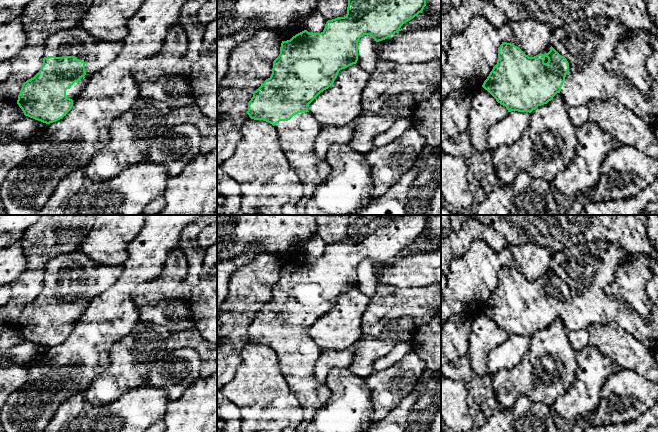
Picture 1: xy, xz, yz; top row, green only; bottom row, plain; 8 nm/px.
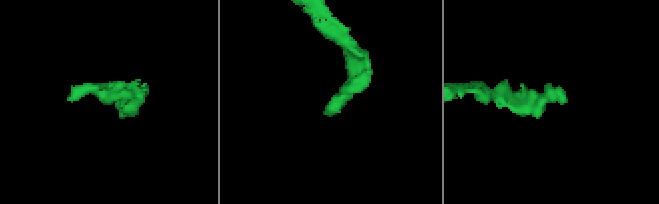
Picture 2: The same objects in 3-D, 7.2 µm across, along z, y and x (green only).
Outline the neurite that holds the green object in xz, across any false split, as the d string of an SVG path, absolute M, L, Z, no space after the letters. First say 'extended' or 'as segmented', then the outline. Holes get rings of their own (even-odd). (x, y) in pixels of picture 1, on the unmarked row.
extended; M351 215L347 238L344 241L328 244L321 257L310 257L304 254L290 264L282 265L280 278L273 286L272 298L253 316L253 321L248 326L247 338L251 343L266 345L276 352L281 372L304 410L305 422L311 422L316 411L323 407L331 397L331 390L326 383L318 382L314 376L321 348L309 337L309 328L321 316L333 309L340 294L357 287L358 266L361 261L370 259L379 266L399 256L404 247L422 237L426 230L427 219L428 215Z

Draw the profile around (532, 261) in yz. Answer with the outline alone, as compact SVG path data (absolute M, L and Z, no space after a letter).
M476 239L468 252L460 258L455 258L449 267L447 286L441 291L441 338L445 322L453 315L464 313L475 317L482 312L484 305L497 288L498 273L503 266L514 268L529 281L534 281L546 274L555 254L540 245L524 243L509 245L501 251L494 251L485 241Z

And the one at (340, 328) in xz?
M357 287L339 295L331 311L321 316L308 331L320 347L337 351L352 347L362 339L362 317L370 297Z

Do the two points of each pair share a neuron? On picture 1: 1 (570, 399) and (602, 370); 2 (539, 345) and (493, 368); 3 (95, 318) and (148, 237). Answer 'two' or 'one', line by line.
1: one
2: two
3: one

